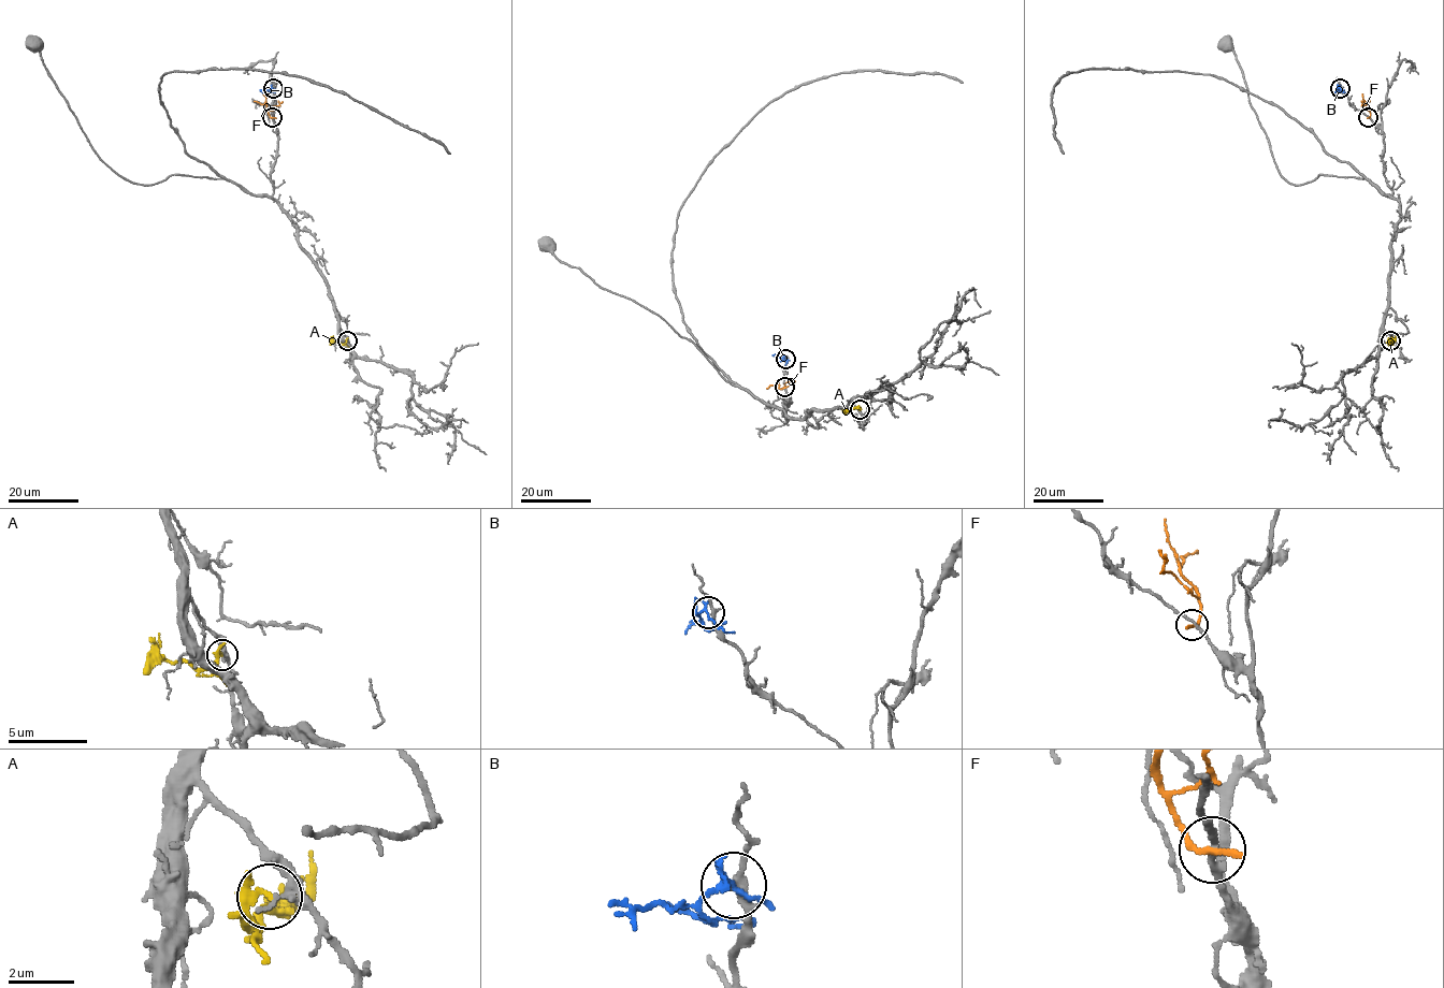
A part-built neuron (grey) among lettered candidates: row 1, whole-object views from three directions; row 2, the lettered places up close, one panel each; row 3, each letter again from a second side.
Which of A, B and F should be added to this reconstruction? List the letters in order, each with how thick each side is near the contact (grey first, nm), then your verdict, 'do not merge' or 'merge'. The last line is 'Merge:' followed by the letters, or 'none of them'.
A: calibres 200 and 240 nm; do not merge
B: calibres 220 and 130 nm; do not merge
F: calibres 190 and 240 nm; do not merge
Merge: none of them

